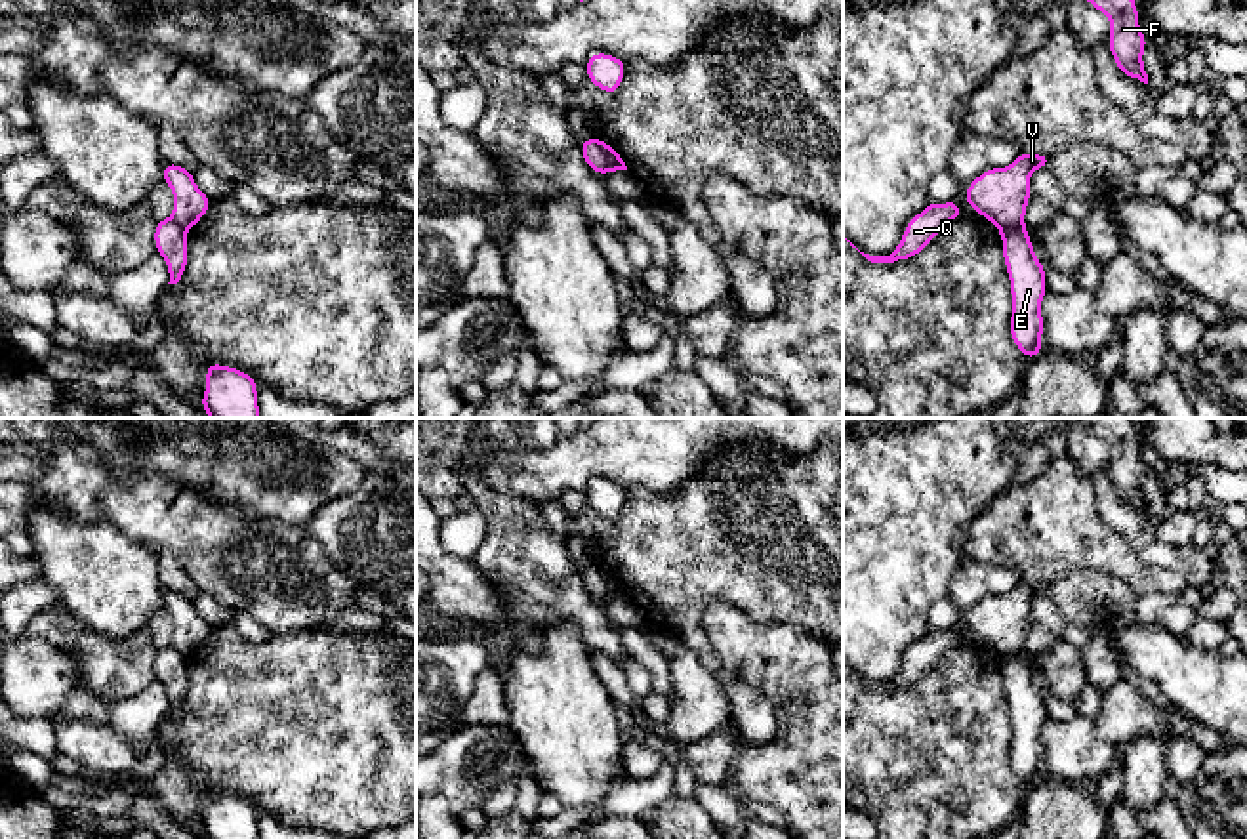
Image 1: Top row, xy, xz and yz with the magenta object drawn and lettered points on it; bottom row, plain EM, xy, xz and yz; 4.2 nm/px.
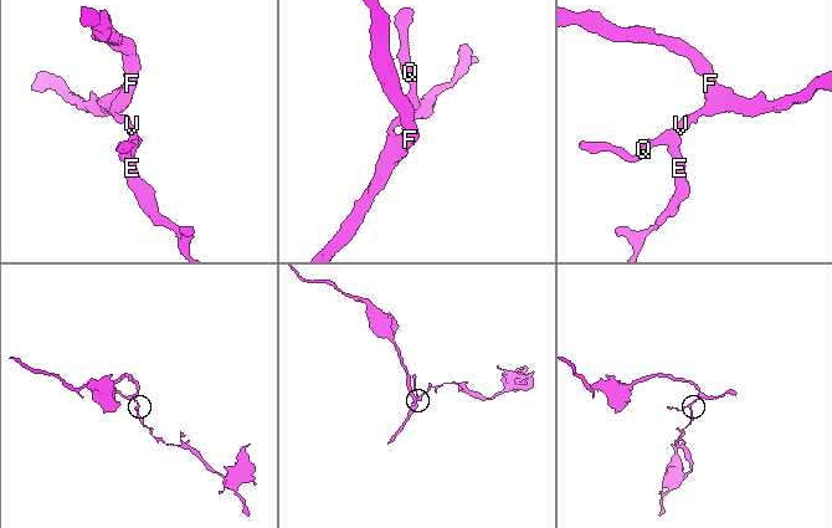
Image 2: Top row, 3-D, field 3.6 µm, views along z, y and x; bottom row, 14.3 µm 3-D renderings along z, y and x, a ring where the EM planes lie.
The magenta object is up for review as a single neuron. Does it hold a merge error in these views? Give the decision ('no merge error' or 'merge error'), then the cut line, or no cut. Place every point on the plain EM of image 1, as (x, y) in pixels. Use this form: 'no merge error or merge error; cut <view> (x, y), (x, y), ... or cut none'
merge error; cut xz (603, 571), (611, 597)

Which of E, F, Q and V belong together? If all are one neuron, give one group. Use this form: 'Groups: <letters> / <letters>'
Groups: E / F Q V

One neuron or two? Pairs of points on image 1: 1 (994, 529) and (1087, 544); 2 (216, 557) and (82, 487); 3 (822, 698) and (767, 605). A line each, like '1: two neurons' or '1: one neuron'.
1: one neuron
2: one neuron
3: two neurons

